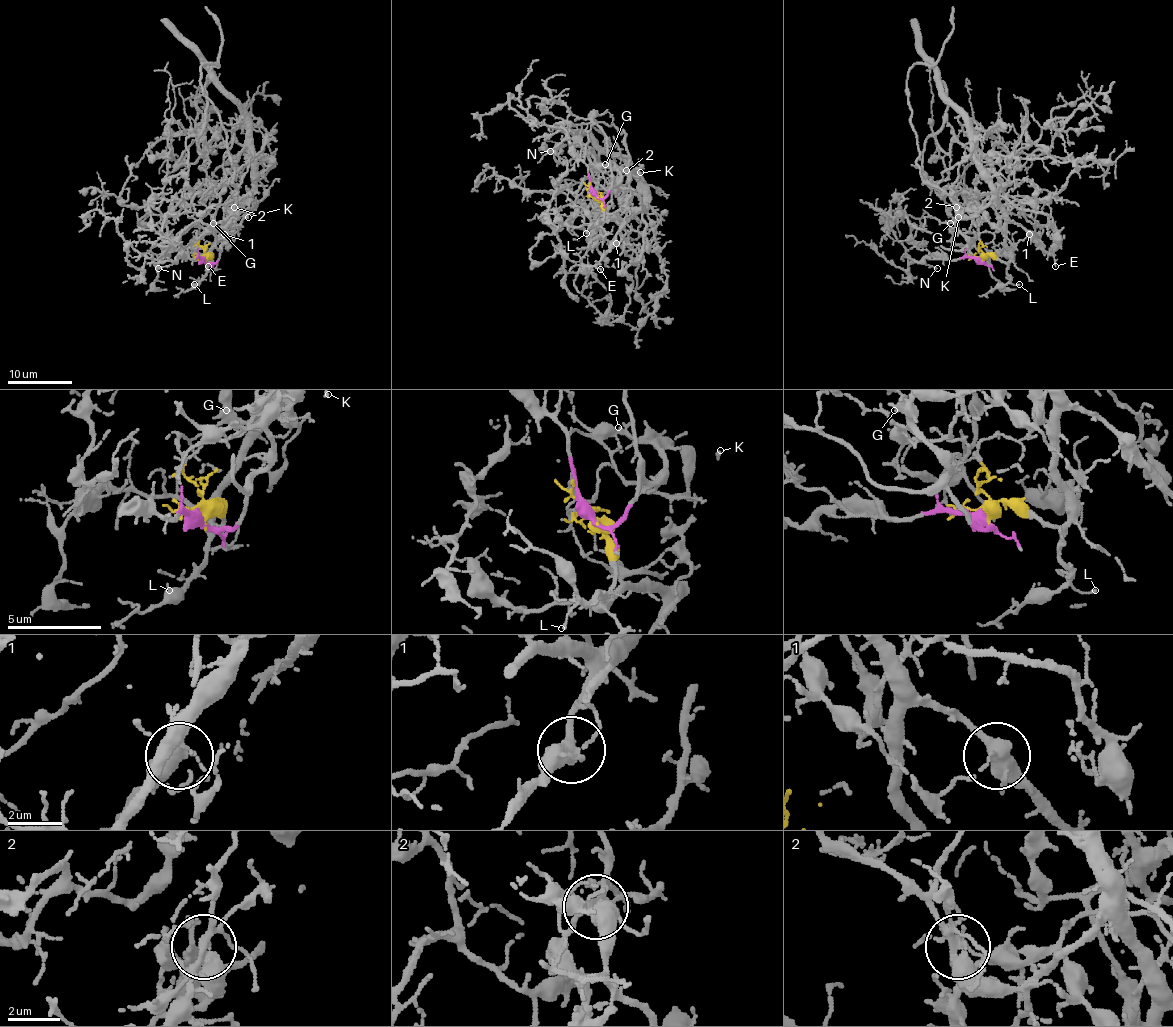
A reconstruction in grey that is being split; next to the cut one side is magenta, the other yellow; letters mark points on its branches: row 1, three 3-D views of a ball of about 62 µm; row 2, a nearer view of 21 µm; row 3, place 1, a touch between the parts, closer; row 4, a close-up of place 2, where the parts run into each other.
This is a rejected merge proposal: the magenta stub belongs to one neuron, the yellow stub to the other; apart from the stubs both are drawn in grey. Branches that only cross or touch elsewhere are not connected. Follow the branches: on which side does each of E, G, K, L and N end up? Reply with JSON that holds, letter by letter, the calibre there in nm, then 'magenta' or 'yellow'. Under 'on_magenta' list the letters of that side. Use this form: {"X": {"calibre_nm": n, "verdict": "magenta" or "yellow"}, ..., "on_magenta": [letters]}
{"E": {"calibre_nm": 70, "verdict": "yellow"}, "G": {"calibre_nm": 90, "verdict": "magenta"}, "K": {"calibre_nm": 140, "verdict": "magenta"}, "L": {"calibre_nm": 100, "verdict": "yellow"}, "N": {"calibre_nm": 120, "verdict": "magenta"}, "on_magenta": ["G", "K", "N"]}

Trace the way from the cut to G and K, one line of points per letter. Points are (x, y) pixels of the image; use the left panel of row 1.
G: (203, 257), (208, 262), (216, 262), (229, 236), (224, 223), (213, 223)
K: (203, 257), (208, 262), (219, 259), (221, 246), (229, 236), (230, 212), (237, 204), (248, 217)

